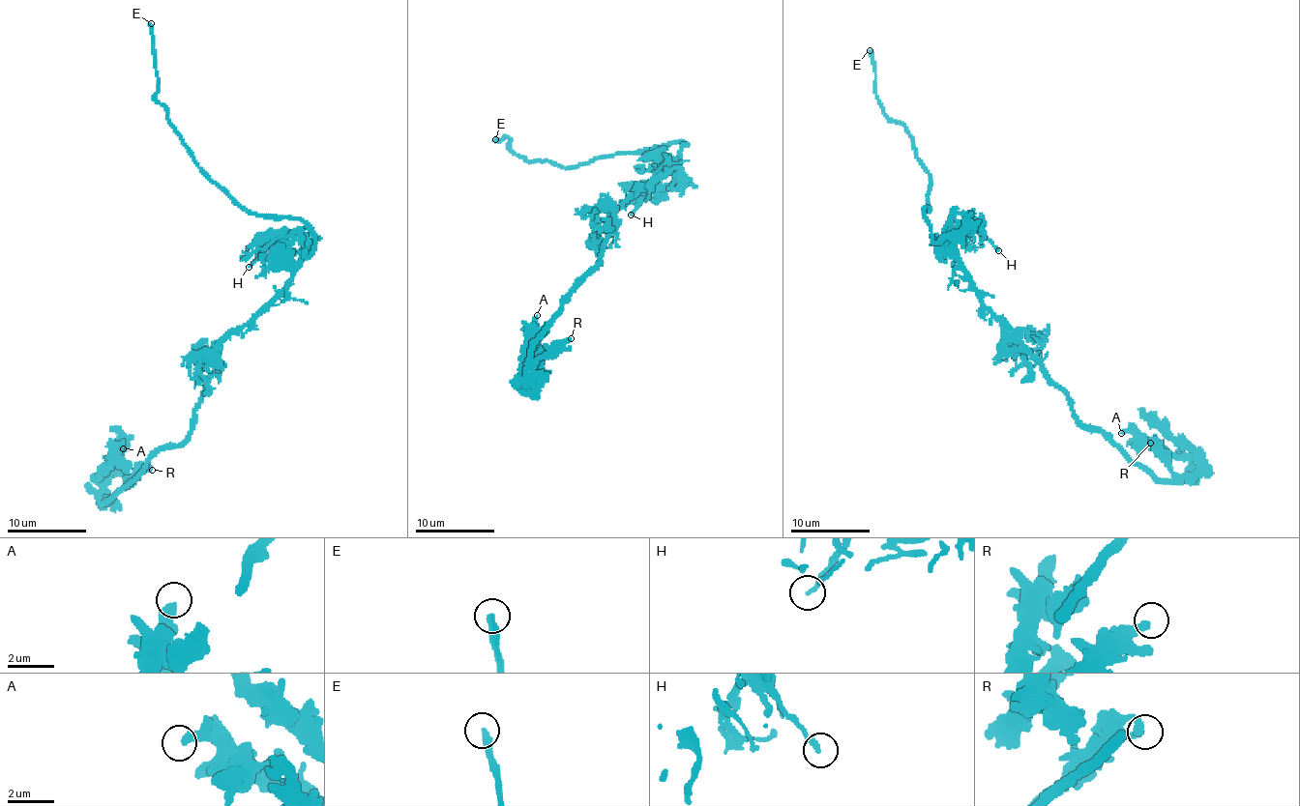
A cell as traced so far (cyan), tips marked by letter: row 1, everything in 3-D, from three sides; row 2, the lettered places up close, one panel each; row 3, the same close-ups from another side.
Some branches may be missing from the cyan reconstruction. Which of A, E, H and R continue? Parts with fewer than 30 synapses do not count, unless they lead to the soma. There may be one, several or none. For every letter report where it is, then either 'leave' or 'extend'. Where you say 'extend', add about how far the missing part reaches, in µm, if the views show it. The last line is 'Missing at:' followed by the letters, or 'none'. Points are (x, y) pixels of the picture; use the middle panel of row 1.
A: at (537, 315); leave
E: at (495, 139); extend; about 15 µm are missing
H: at (631, 215); leave
R: at (571, 338); leave
Missing at: E

